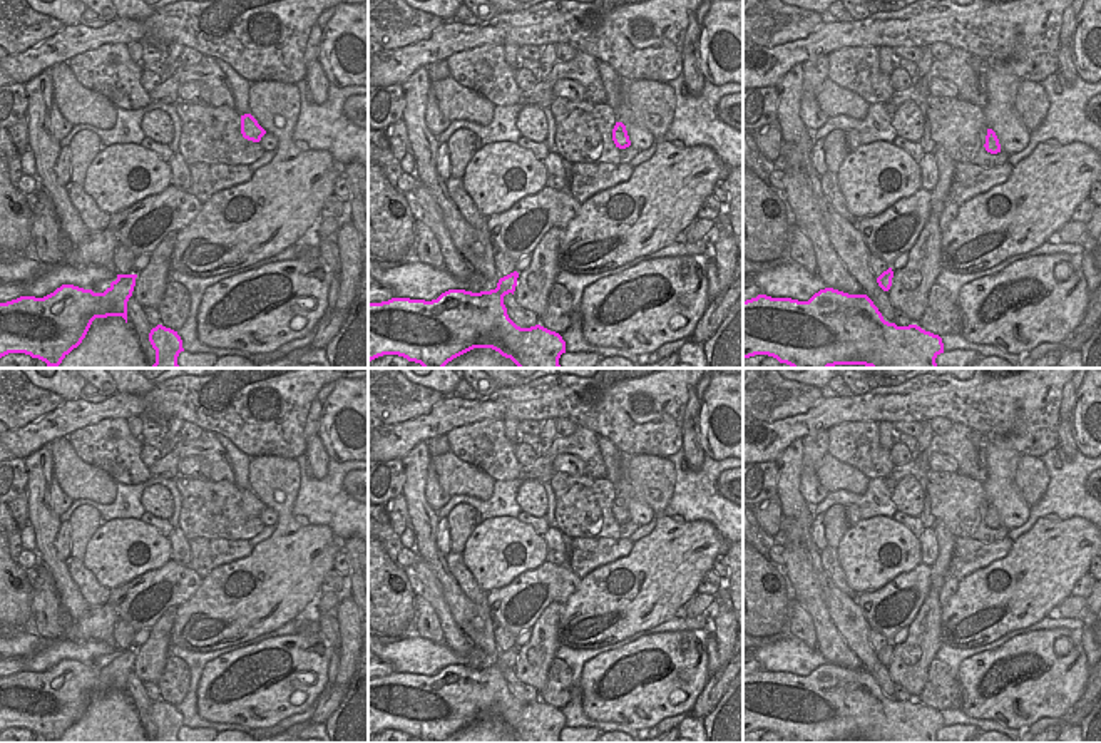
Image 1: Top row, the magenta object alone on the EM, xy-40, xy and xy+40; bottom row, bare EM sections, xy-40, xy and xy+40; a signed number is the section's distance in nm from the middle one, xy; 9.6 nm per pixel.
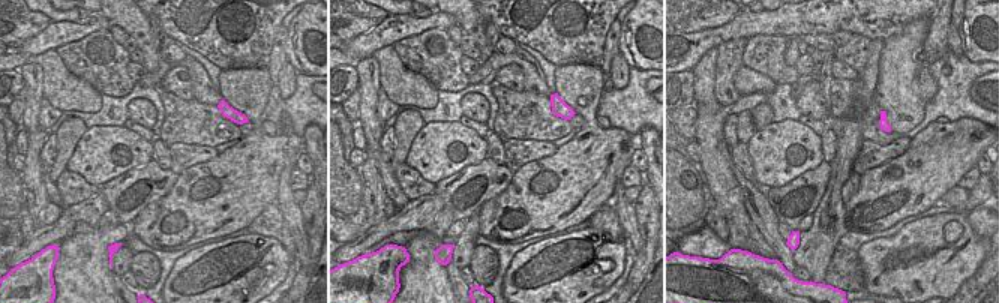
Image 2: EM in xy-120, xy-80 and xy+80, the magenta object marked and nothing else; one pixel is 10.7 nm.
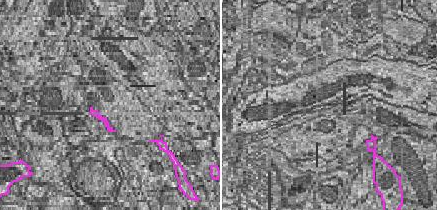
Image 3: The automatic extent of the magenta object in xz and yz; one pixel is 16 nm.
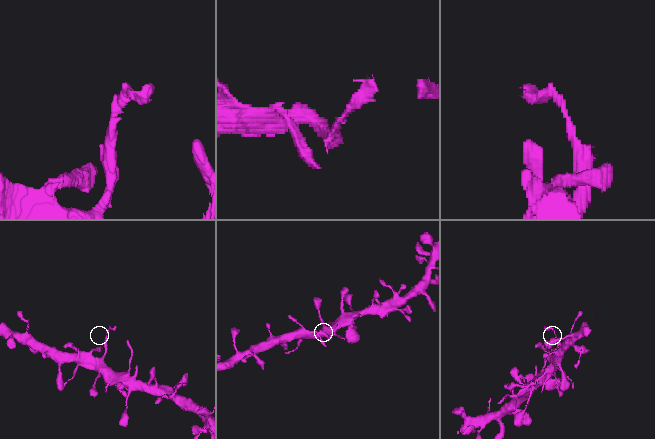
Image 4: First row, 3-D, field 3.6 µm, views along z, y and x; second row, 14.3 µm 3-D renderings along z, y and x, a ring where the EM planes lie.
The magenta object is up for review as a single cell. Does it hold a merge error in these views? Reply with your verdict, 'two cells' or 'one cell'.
two cells

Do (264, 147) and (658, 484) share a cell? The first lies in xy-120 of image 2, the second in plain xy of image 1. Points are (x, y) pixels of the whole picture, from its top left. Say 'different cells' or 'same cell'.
same cell

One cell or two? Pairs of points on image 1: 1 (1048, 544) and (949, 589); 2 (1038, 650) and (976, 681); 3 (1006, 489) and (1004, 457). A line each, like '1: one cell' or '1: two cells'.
1: two cells
2: one cell
3: one cell

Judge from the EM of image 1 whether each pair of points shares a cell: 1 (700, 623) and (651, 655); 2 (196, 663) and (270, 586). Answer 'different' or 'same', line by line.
1: different
2: different

